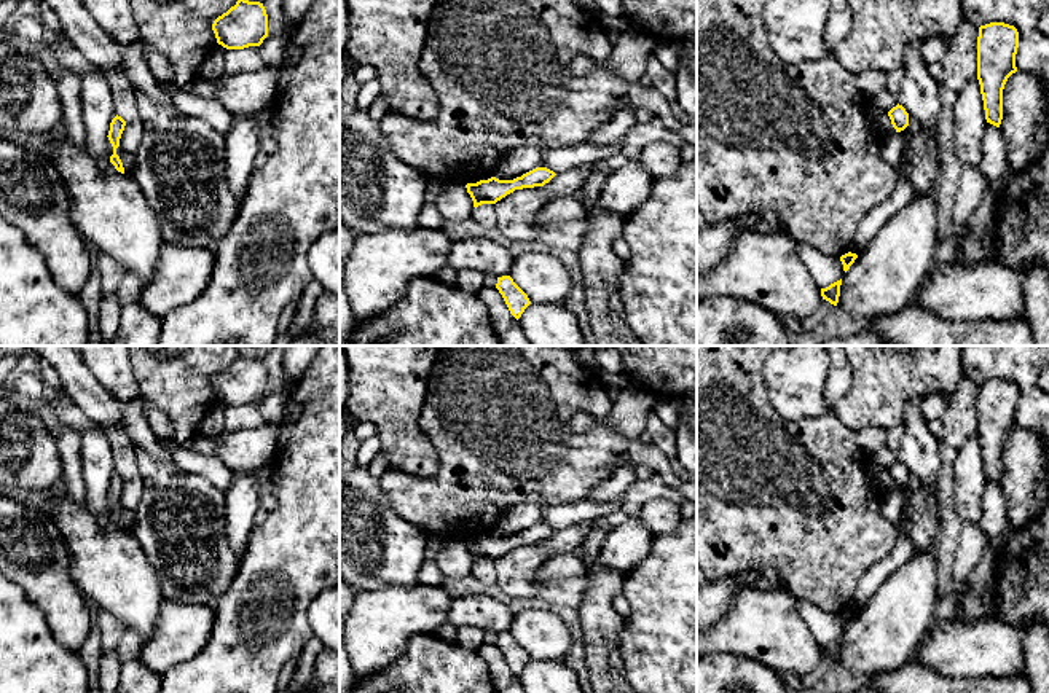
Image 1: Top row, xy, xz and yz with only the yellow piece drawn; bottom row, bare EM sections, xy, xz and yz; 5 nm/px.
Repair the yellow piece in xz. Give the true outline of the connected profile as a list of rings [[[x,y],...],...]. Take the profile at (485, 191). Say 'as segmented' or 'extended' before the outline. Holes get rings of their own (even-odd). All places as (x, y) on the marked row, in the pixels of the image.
as segmented | [[[536,167],[513,180],[499,180],[491,177],[477,183],[467,183],[466,188],[473,201],[473,207],[477,209],[481,204],[496,204],[515,190],[544,186],[555,175],[556,174],[547,167]]]

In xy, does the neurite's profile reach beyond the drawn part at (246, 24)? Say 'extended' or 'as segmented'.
as segmented

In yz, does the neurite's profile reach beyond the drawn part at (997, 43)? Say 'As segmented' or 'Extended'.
As segmented

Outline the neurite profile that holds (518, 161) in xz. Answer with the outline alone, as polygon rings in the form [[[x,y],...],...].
[[[622,139],[609,145],[593,145],[583,142],[576,147],[545,150],[532,145],[510,150],[499,162],[496,177],[513,180],[523,174],[547,167],[555,174],[564,175],[577,167],[590,167],[620,153]]]

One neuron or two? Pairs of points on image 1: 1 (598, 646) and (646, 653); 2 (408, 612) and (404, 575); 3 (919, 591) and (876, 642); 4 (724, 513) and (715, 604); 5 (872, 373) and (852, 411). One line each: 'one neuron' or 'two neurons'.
1: two neurons
2: two neurons
3: one neuron
4: two neurons
5: one neuron

